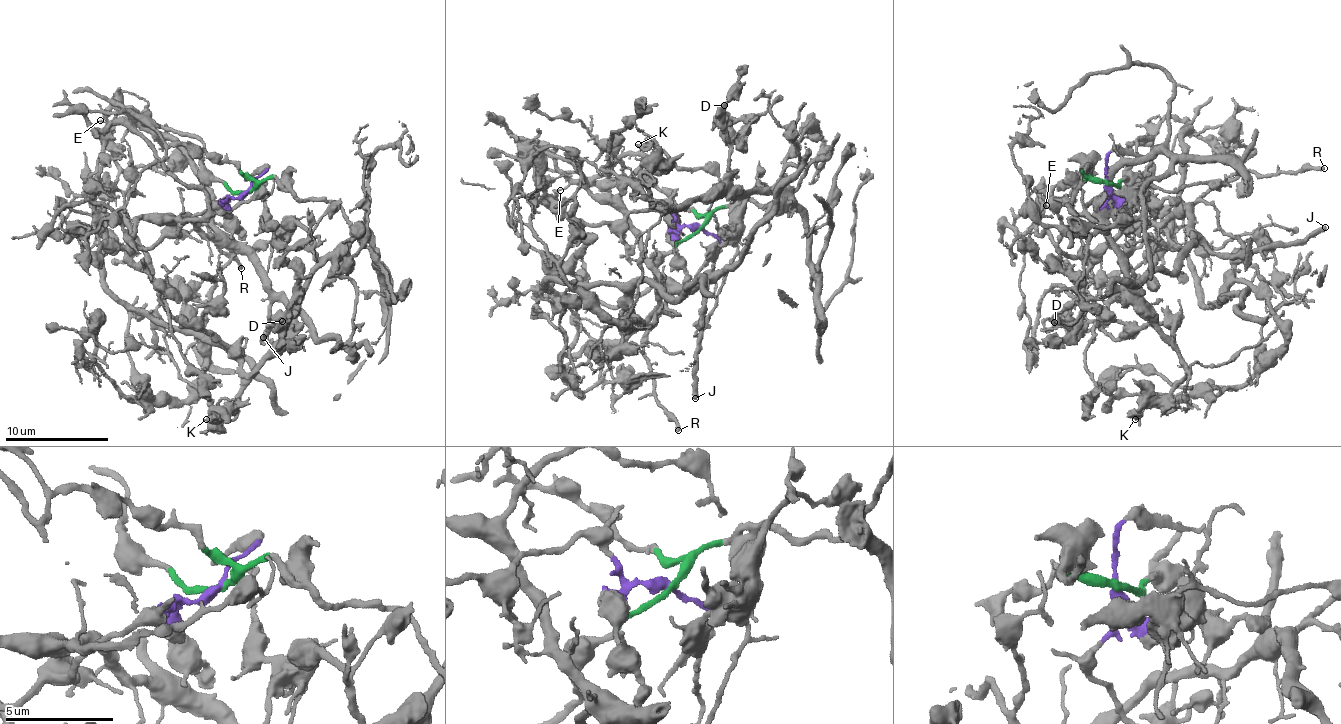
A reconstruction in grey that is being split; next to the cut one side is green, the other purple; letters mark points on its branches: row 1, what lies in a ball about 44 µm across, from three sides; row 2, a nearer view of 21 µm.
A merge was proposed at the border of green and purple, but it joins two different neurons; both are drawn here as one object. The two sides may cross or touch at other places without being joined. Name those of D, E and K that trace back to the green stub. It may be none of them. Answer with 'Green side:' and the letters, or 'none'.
Green side: E

